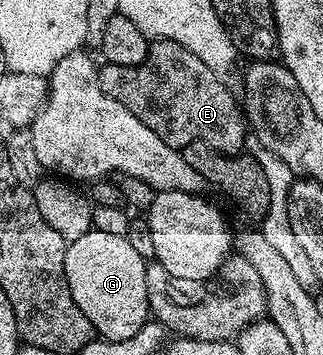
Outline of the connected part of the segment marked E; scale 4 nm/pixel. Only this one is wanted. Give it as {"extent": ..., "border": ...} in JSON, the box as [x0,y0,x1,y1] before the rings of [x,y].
{"extent":[99,40,249,154],"border":[[[169,40],[152,41],[147,48],[147,59],[136,66],[122,66],[112,62],[99,66],[101,92],[117,100],[117,104],[129,108],[129,112],[133,112],[133,116],[137,116],[141,124],[157,132],[157,136],[161,136],[165,144],[182,148],[194,142],[204,142],[223,154],[237,154],[246,147],[249,123],[240,99],[235,99],[230,88],[223,82],[226,81],[214,74],[204,62],[197,60],[197,56],[189,52],[189,48],[181,48],[181,44]]]}

